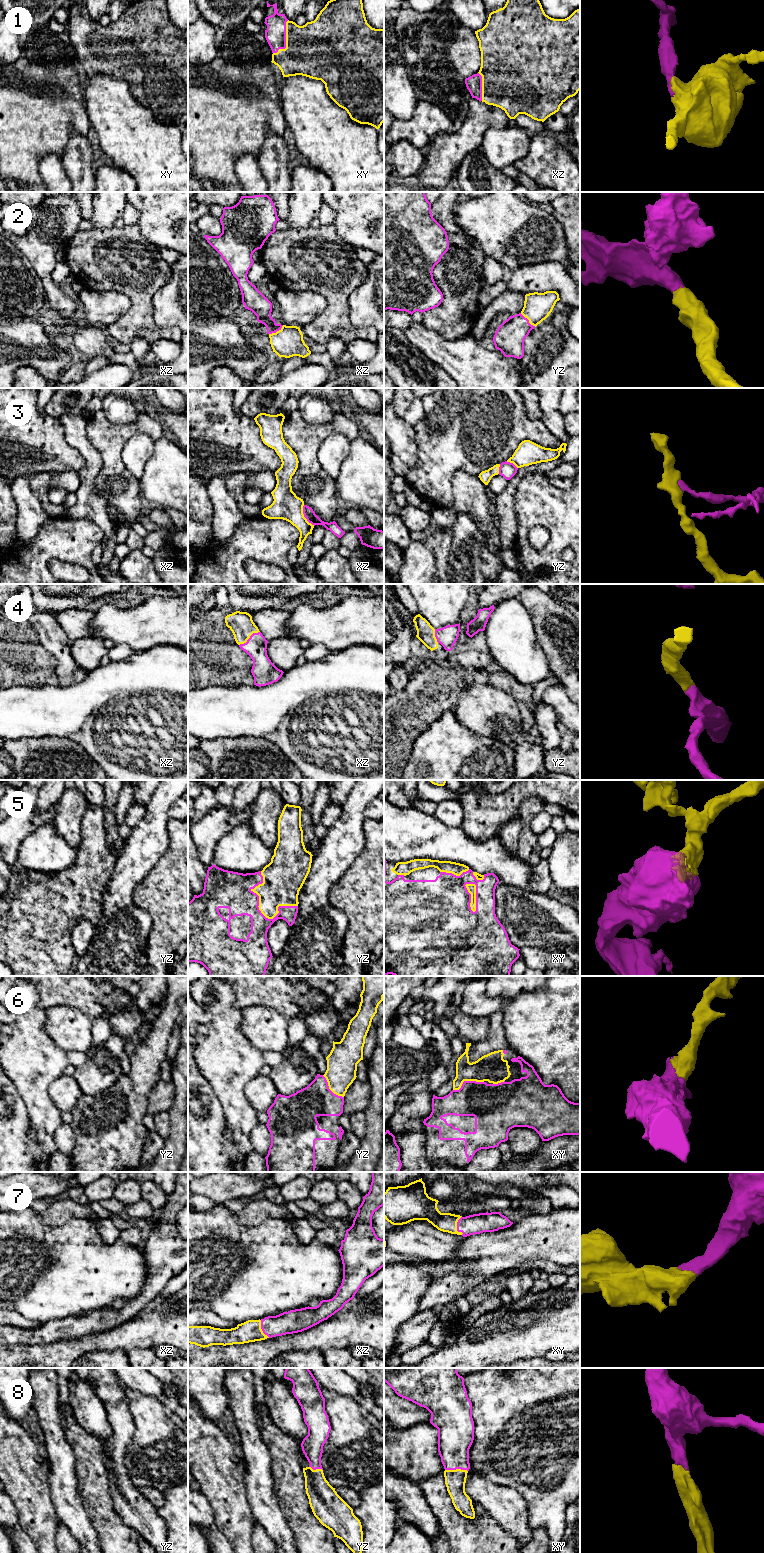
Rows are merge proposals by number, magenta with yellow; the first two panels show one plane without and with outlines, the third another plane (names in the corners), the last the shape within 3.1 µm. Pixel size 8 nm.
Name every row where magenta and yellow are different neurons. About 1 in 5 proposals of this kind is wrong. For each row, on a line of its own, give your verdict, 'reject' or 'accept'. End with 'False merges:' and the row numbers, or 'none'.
1: accept
2: accept
3: reject
4: accept
5: accept
6: accept
7: accept
8: accept
False merges: 3

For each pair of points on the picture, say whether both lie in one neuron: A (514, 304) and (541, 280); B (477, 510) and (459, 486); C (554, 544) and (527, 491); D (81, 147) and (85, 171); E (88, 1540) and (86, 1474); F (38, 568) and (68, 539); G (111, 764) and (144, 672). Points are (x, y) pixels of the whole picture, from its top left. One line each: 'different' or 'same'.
A: different
B: same
C: same
D: same
E: different
F: same
G: same

